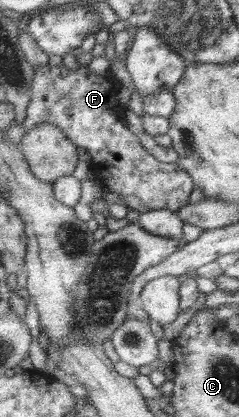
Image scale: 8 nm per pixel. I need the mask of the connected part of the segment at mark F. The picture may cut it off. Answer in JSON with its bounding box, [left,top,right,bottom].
[24,63,195,215]

